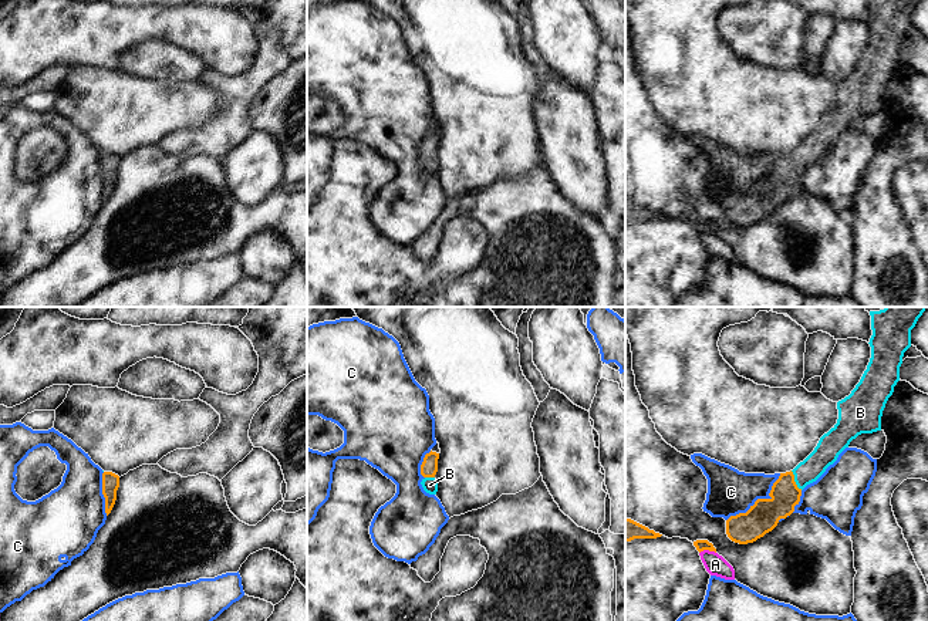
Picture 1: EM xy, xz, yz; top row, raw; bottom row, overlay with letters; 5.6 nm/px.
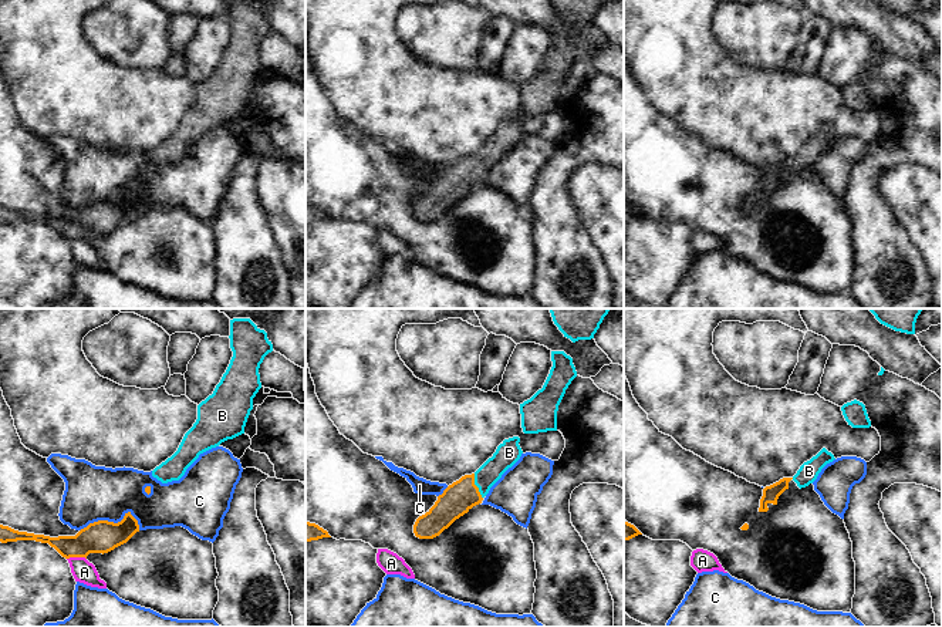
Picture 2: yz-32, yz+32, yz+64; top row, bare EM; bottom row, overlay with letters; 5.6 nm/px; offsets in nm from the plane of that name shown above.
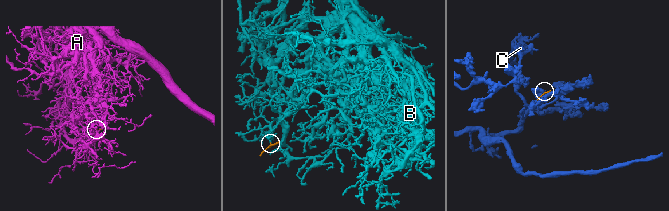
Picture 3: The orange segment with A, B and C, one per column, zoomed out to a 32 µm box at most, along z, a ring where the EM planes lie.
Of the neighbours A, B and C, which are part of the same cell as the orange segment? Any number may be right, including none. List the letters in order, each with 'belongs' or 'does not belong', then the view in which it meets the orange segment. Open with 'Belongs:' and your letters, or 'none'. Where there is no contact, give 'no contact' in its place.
Belongs: B
A: does not belong | yz
B: belongs | yz
C: does not belong | yz

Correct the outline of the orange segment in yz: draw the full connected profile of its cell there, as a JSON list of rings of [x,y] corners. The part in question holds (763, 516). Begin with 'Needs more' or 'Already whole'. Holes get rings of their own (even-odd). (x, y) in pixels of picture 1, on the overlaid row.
Needs more. [[[885,307],[880,311],[870,311],[873,335],[870,338],[871,358],[860,382],[848,396],[837,402],[837,423],[824,433],[814,450],[793,470],[780,473],[773,483],[769,499],[757,499],[746,513],[730,516],[726,520],[728,537],[739,544],[753,543],[772,531],[780,519],[786,519],[799,504],[802,490],[816,482],[826,469],[833,465],[838,455],[848,448],[850,442],[861,433],[881,431],[881,416],[894,387],[900,381],[900,367],[904,352],[911,347],[911,330],[927,307]]]

